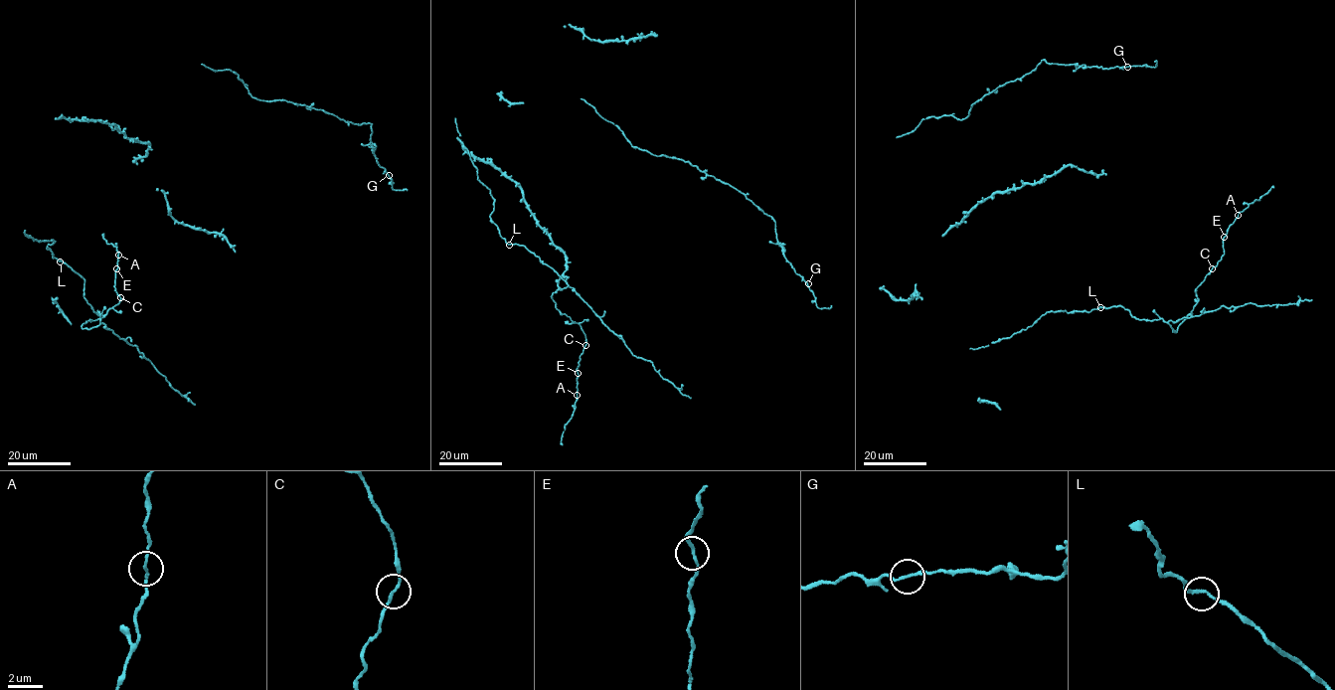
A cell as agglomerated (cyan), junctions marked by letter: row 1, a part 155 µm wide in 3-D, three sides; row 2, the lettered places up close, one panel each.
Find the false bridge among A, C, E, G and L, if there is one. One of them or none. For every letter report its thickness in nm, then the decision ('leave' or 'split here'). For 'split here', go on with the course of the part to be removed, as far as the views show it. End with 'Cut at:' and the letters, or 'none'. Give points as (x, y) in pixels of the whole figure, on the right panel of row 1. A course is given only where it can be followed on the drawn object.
A: calibre 130 nm; leave
C: calibre 140 nm; leave
E: calibre 150 nm; leave
G: calibre 150 nm; leave
L: calibre 130 nm; leave
Cut at: none

